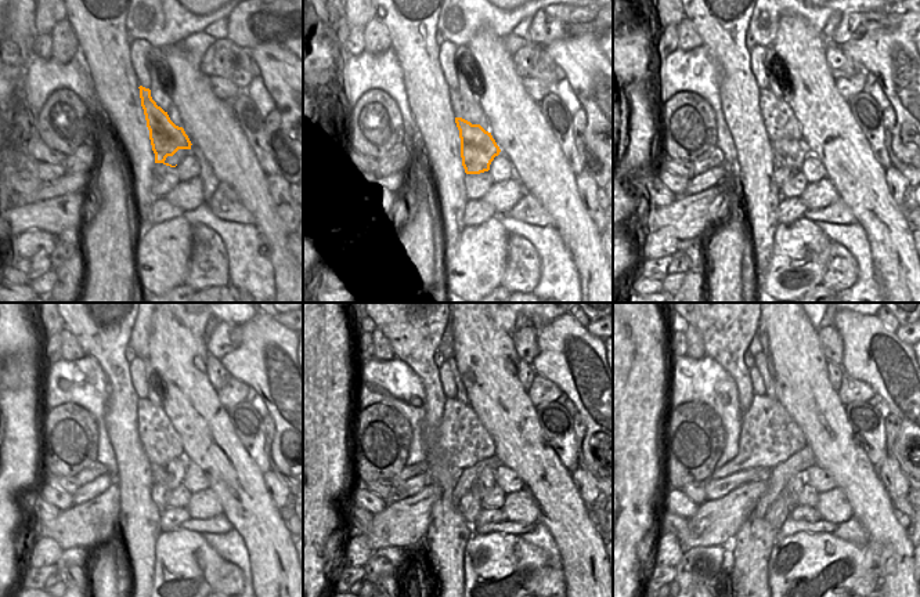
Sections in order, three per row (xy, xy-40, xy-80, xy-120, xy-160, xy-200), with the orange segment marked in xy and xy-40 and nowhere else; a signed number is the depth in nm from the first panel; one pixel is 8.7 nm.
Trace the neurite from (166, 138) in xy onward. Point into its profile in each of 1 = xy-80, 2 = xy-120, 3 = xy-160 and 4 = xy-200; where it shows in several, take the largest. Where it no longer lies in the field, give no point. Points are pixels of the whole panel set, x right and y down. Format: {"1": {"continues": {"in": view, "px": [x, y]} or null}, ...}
{"1": {"continues": {"in": "xy-80", "px": [789, 156]}}, "2": {"continues": {"in": "xy-120", "px": [169, 476]}}, "3": {"continues": {"in": "xy-160", "px": [486, 480]}}, "4": {"continues": {"in": "xy-200", "px": [790, 494]}}}

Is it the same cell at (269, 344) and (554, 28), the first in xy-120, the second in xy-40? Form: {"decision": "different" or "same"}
{"decision": "different"}

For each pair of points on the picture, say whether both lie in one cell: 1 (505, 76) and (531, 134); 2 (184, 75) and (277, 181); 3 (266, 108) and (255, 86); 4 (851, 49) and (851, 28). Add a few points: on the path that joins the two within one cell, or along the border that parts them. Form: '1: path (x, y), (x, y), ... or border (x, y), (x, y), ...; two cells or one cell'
1: path (505, 90), (505, 102), (518, 120); one cell
2: border (266, 176), (266, 184), (274, 207); two cells
3: path (263, 102), (258, 91); one cell
4: border (881, 28), (870, 28), (861, 38), (841, 46); two cells

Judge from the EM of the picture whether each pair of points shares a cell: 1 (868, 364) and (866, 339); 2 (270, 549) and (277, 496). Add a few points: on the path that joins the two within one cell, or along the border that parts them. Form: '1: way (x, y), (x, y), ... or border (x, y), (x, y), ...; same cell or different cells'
1: way (866, 358), (866, 344); same cell
2: border (263, 476), (266, 489), (278, 510); different cells

